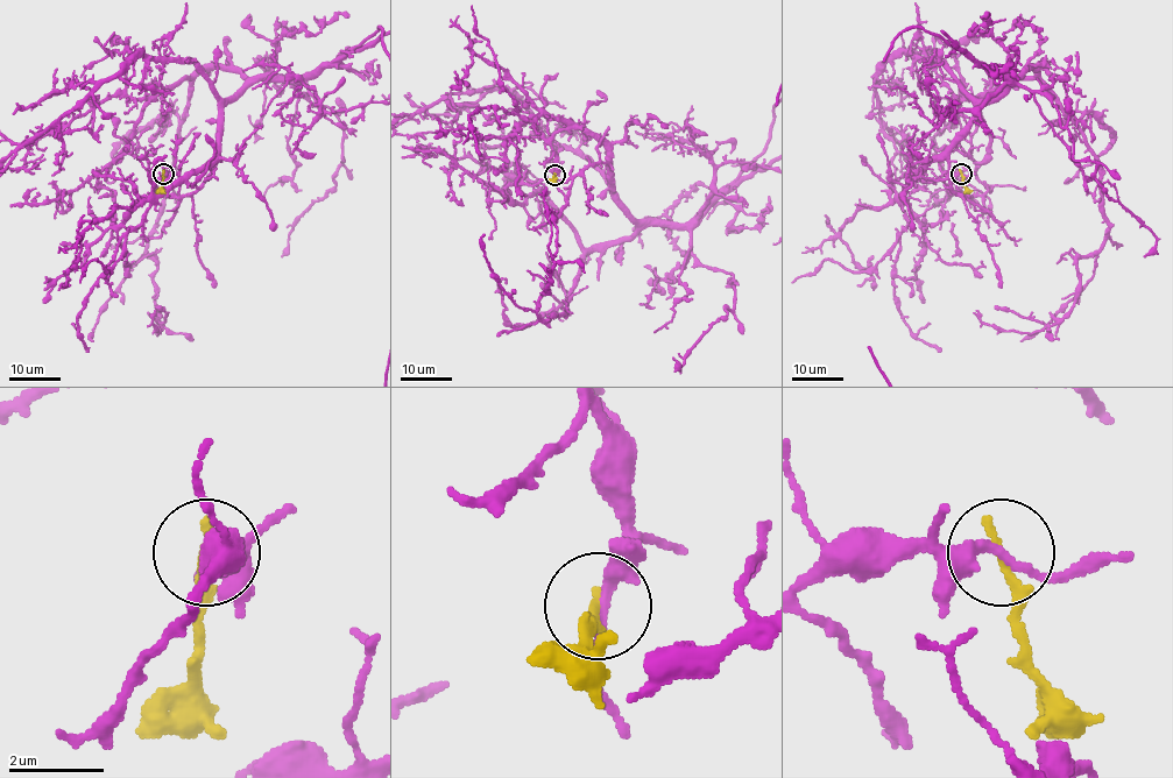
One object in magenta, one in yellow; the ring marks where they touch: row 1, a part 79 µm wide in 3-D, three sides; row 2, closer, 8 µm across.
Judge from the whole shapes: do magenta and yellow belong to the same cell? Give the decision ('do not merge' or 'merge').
do not merge

